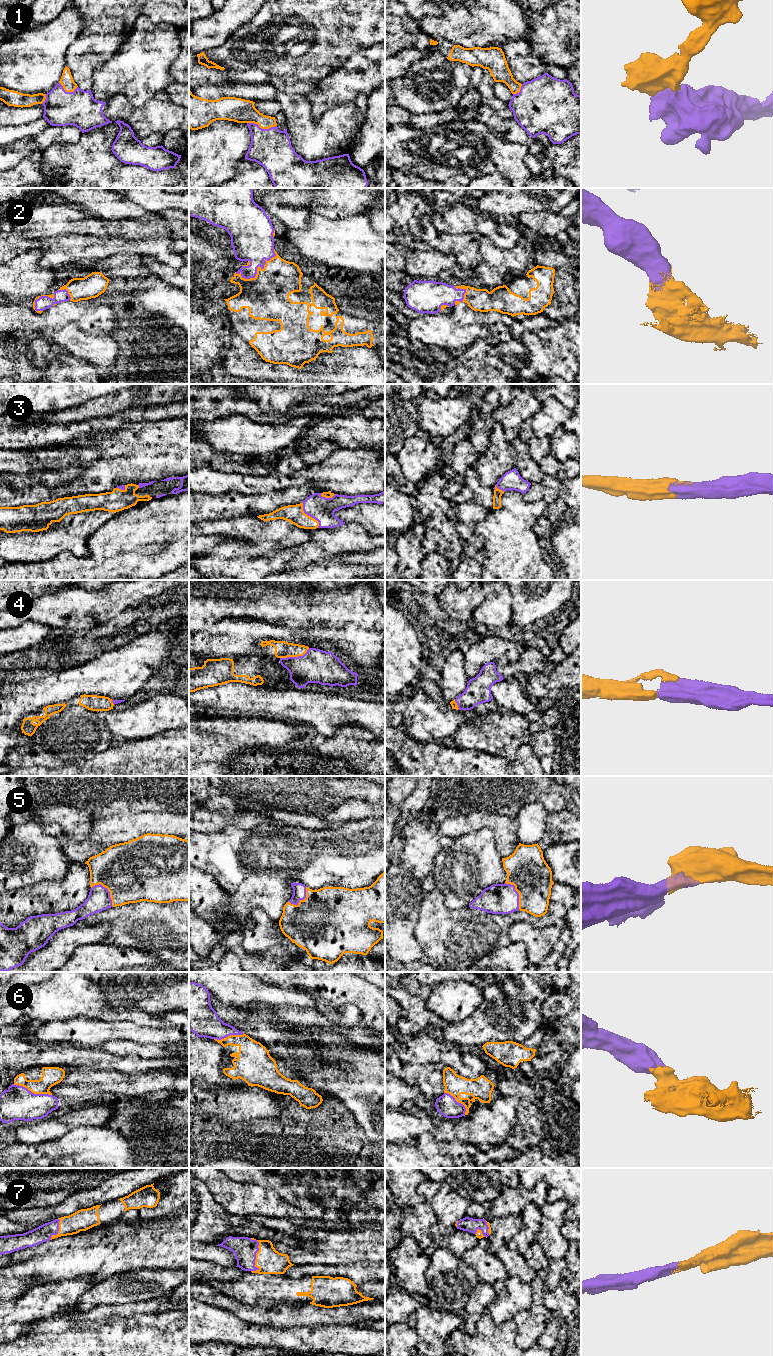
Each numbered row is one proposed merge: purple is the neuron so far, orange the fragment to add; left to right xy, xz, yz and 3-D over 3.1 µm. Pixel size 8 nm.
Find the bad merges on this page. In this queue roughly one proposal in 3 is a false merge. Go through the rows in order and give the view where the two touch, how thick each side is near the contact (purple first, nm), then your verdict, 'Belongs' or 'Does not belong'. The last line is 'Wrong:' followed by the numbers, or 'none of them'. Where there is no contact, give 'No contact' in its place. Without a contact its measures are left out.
1: Touches purple in xz. Thickness 320 nm (purple) against 190 nm. Belongs
2: Touches purple in xz. Thickness 340 nm (purple) against 360 nm. Belongs
3: Touches purple in xz. Thickness 200 nm (purple) against 150 nm. Belongs
4: Touches purple in xz. Thickness 280 nm (purple) against 130 nm. Belongs
5: Touches purple in xy. Thickness 180 nm (purple) against 480 nm. Belongs
6: Touches purple in xy. Thickness 280 nm (purple) against 150 nm. Belongs
7: Touches purple in xz. Thickness 190 nm (purple) against 200 nm. Belongs
Wrong: none of them

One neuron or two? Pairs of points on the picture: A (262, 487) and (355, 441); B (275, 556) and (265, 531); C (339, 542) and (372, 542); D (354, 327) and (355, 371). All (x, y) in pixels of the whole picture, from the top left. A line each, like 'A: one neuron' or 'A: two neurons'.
A: two neurons
B: two neurons
C: one neuron
D: two neurons

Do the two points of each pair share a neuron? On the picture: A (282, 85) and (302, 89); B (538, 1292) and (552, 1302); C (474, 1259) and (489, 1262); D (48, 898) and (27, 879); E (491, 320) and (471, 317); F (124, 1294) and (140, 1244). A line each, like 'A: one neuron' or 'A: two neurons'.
A: one neuron
B: two neurons
C: one neuron
D: two neurons
E: one neuron
F: two neurons

